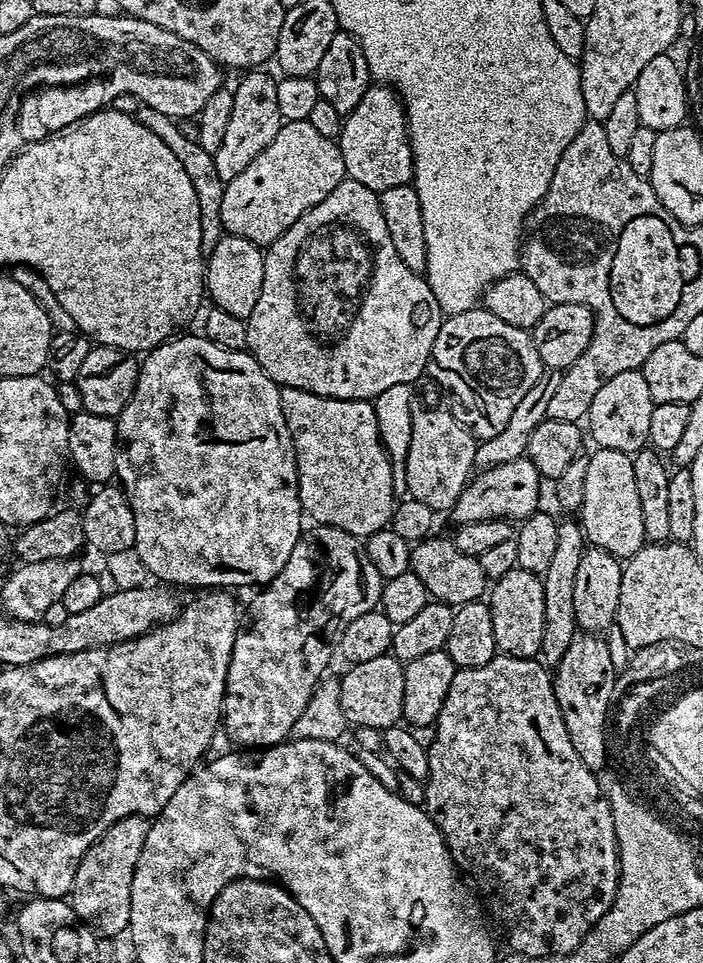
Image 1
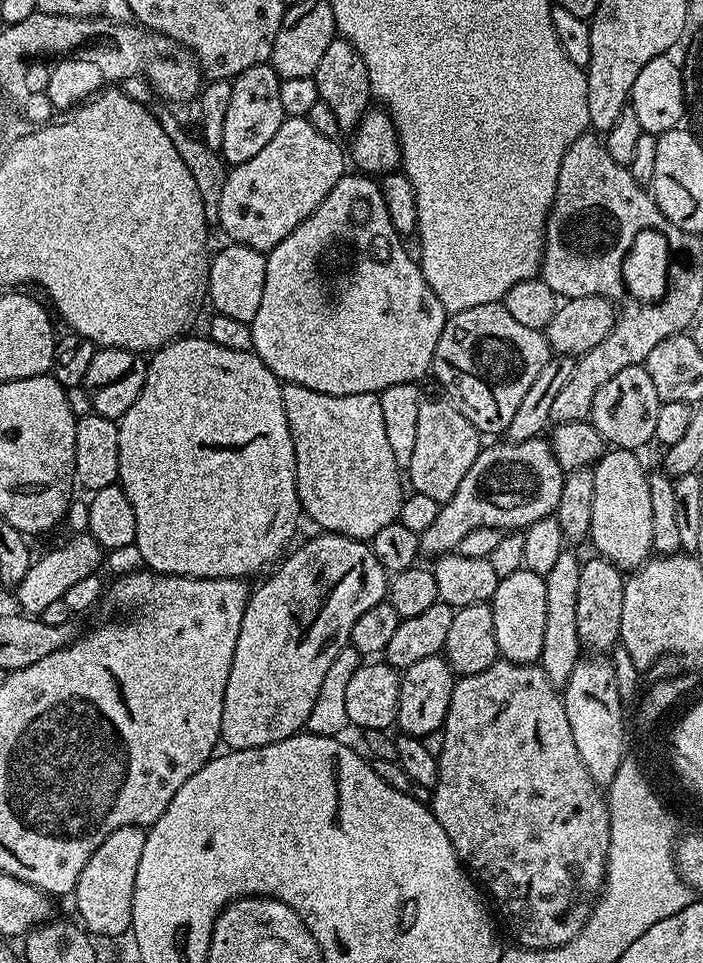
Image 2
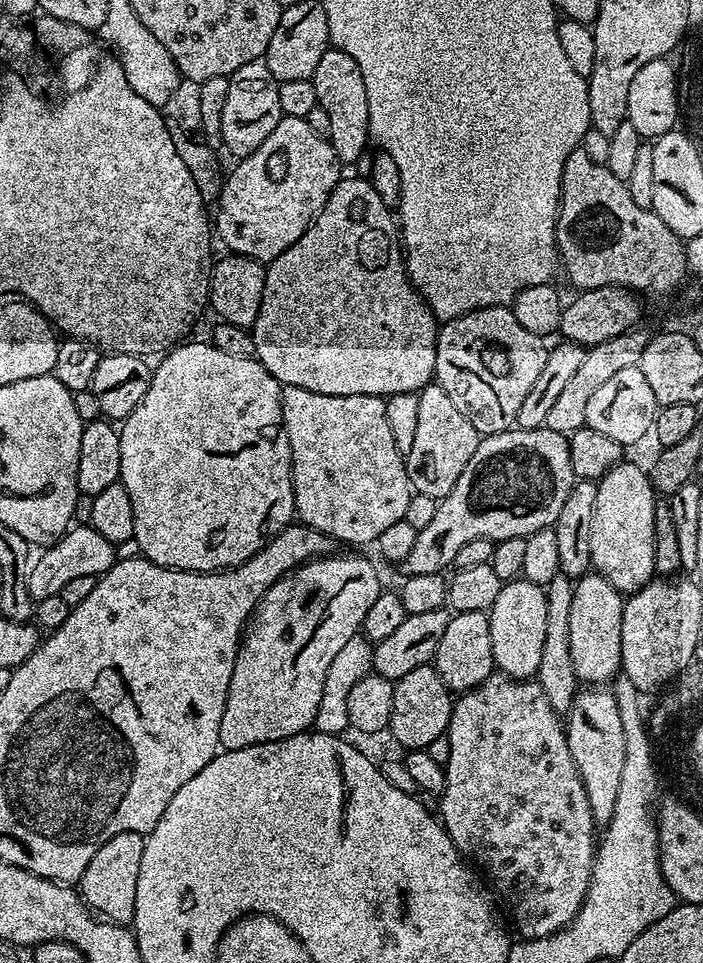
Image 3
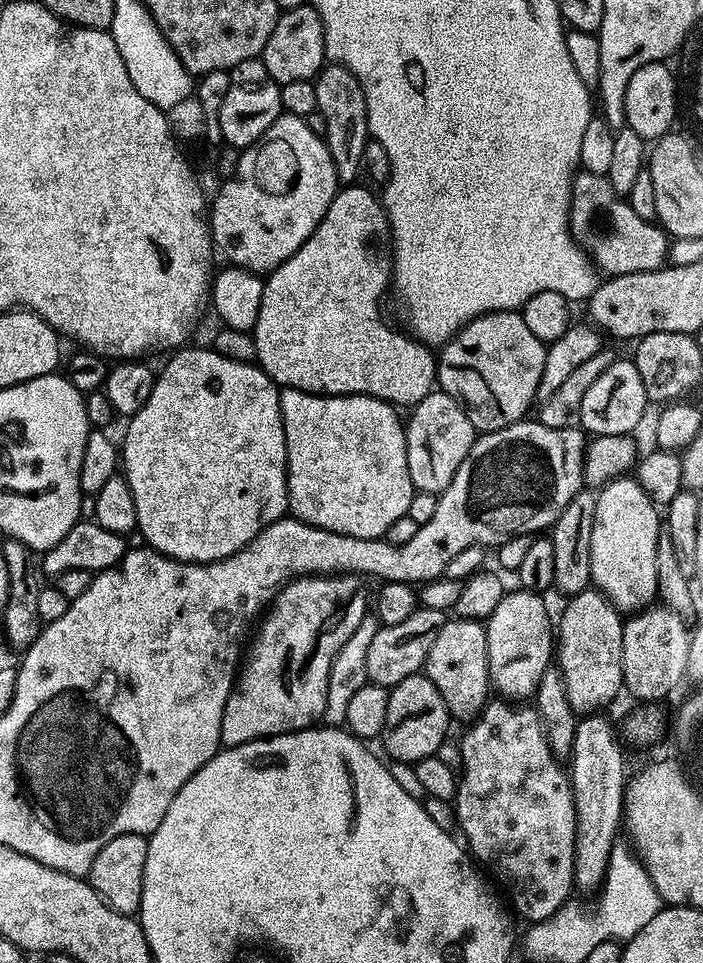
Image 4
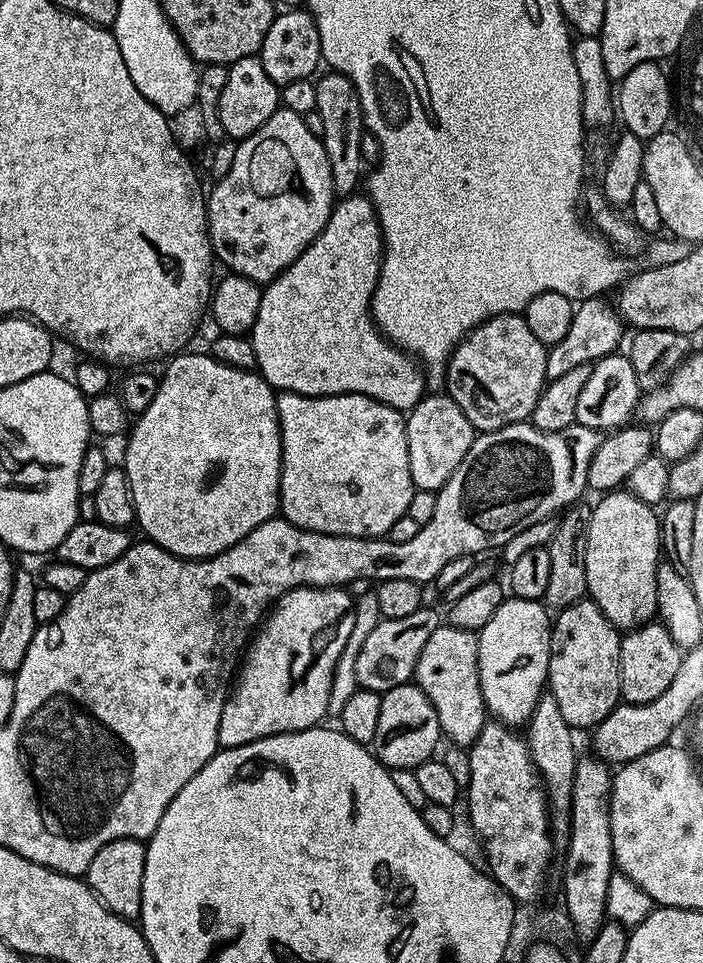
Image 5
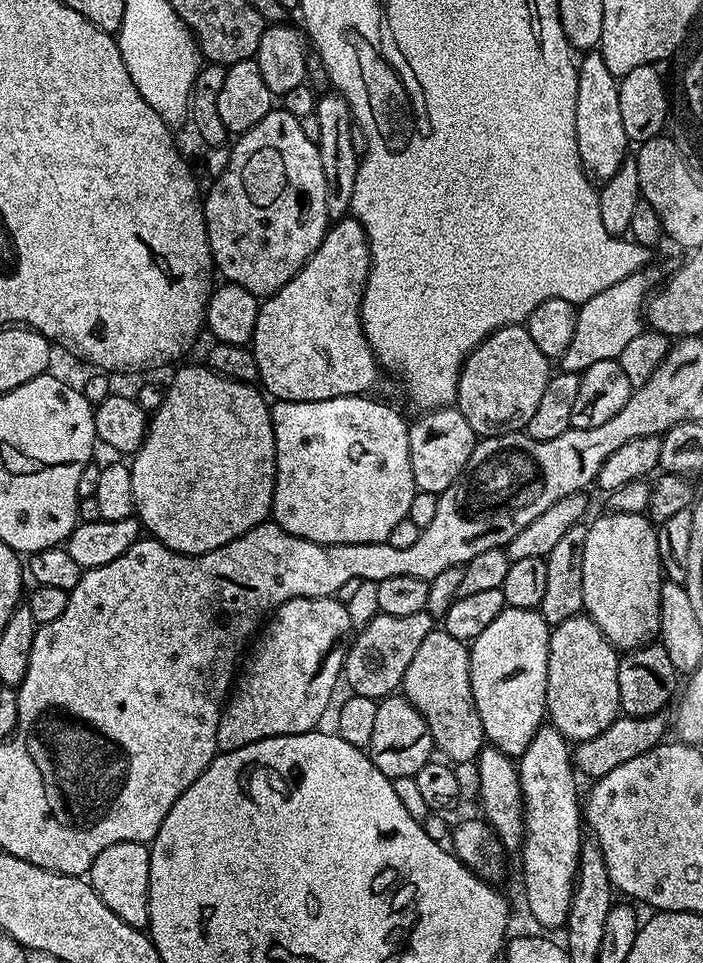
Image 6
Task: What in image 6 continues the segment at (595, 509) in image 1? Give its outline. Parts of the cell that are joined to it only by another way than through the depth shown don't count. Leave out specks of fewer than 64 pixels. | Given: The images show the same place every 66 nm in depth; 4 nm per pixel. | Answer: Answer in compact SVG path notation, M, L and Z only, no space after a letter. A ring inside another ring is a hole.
M609 511L608 516L600 516L593 524L590 524L586 534L586 546L582 550L582 598L584 599L584 612L598 625L602 634L617 650L631 650L642 648L645 644L653 643L660 635L660 585L662 573L660 571L660 559L658 558L658 538L656 537L657 525L645 513L622 514Z

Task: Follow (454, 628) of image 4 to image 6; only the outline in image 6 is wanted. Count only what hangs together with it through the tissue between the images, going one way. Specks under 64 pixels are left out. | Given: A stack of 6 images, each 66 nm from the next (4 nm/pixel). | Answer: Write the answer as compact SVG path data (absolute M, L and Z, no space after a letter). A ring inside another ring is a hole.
M433 630L422 638L422 646L418 646L410 666L406 666L406 674L402 685L402 695L420 711L422 718L430 726L432 743L437 749L445 752L443 755L455 763L475 761L480 751L486 746L486 737L482 730L482 718L478 718L478 710L474 706L474 694L470 686L469 645L465 641L454 638L443 630Z

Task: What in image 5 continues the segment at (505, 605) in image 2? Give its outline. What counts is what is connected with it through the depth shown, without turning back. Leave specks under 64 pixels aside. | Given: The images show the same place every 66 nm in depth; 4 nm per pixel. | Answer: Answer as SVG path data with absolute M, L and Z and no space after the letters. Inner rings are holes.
M505 598L502 606L494 610L494 618L490 618L490 622L486 622L486 626L478 633L478 678L482 686L484 707L489 717L509 726L527 725L534 706L546 692L551 637L550 612L541 601Z

